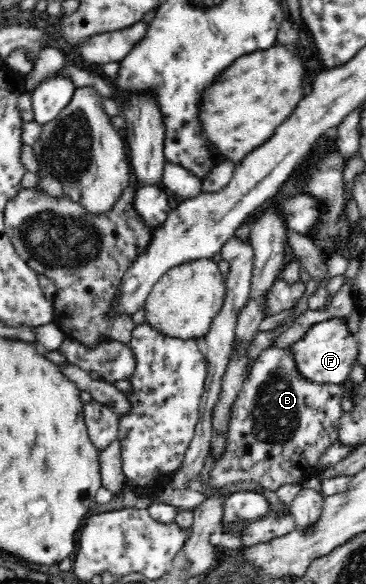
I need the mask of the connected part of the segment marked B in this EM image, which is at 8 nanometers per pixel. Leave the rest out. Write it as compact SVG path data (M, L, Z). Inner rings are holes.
M270 345L253 361L240 395L235 399L232 419L227 431L227 450L210 471L210 487L214 491L224 487L236 487L238 481L255 481L261 489L276 491L284 483L300 484L313 474L317 459L339 439L342 421L342 400L348 395L345 385L314 383L306 379L298 369L294 358L294 345L280 348Z

